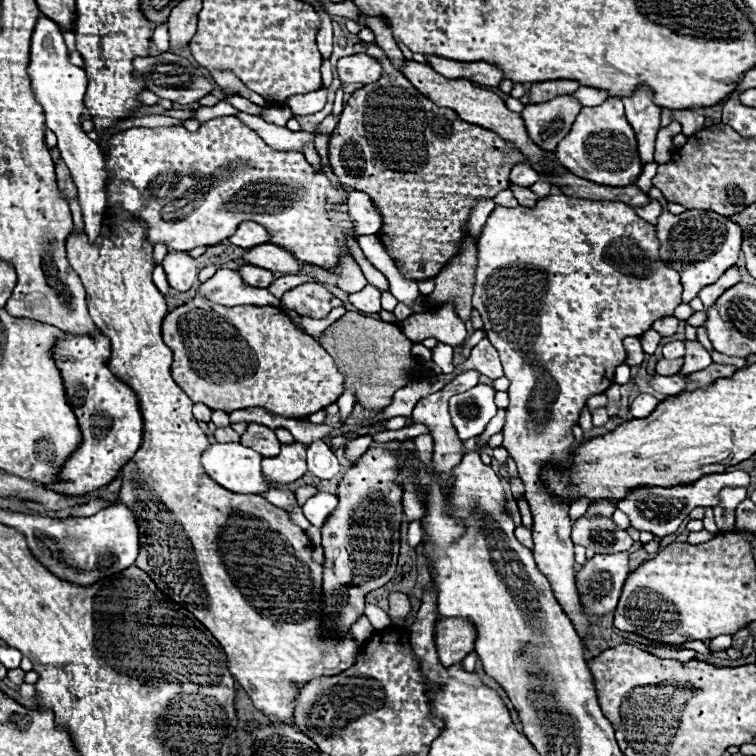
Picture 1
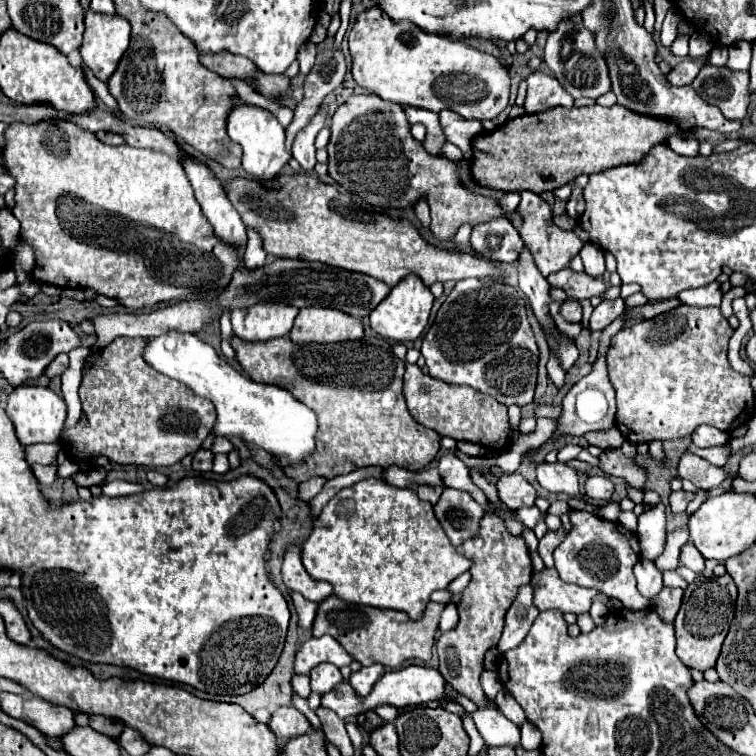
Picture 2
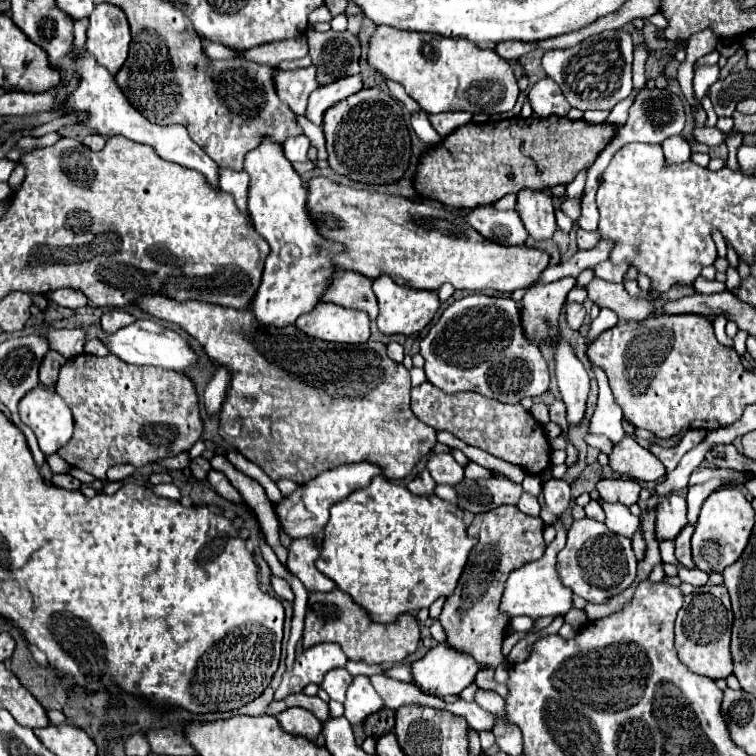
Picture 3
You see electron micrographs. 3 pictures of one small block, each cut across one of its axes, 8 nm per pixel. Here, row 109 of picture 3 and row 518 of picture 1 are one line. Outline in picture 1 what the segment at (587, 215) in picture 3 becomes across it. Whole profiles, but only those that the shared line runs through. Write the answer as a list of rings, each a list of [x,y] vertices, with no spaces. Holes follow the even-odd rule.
[[[734,470],[734,472],[724,472],[724,474],[710,474],[710,476],[704,476],[692,484],[680,484],[680,486],[670,486],[670,488],[664,488],[664,486],[638,486],[638,488],[632,488],[628,490],[628,494],[618,502],[618,508],[622,512],[628,514],[630,522],[634,528],[638,530],[648,530],[652,532],[654,536],[668,536],[668,534],[674,534],[680,526],[680,522],[690,514],[690,510],[694,510],[696,506],[718,506],[718,492],[720,488],[724,486],[744,486],[748,488],[750,484],[750,476],[748,472],[744,470]]]

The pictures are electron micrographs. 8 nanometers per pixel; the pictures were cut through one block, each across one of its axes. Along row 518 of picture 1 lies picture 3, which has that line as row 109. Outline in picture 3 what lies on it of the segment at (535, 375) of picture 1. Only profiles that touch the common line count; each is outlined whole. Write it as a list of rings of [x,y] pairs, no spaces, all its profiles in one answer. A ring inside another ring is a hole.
[[[538,80],[530,92],[528,92],[528,100],[532,104],[532,110],[536,116],[544,118],[544,116],[566,116],[570,110],[568,100],[564,98],[564,94],[560,92],[558,84],[554,80]]]

